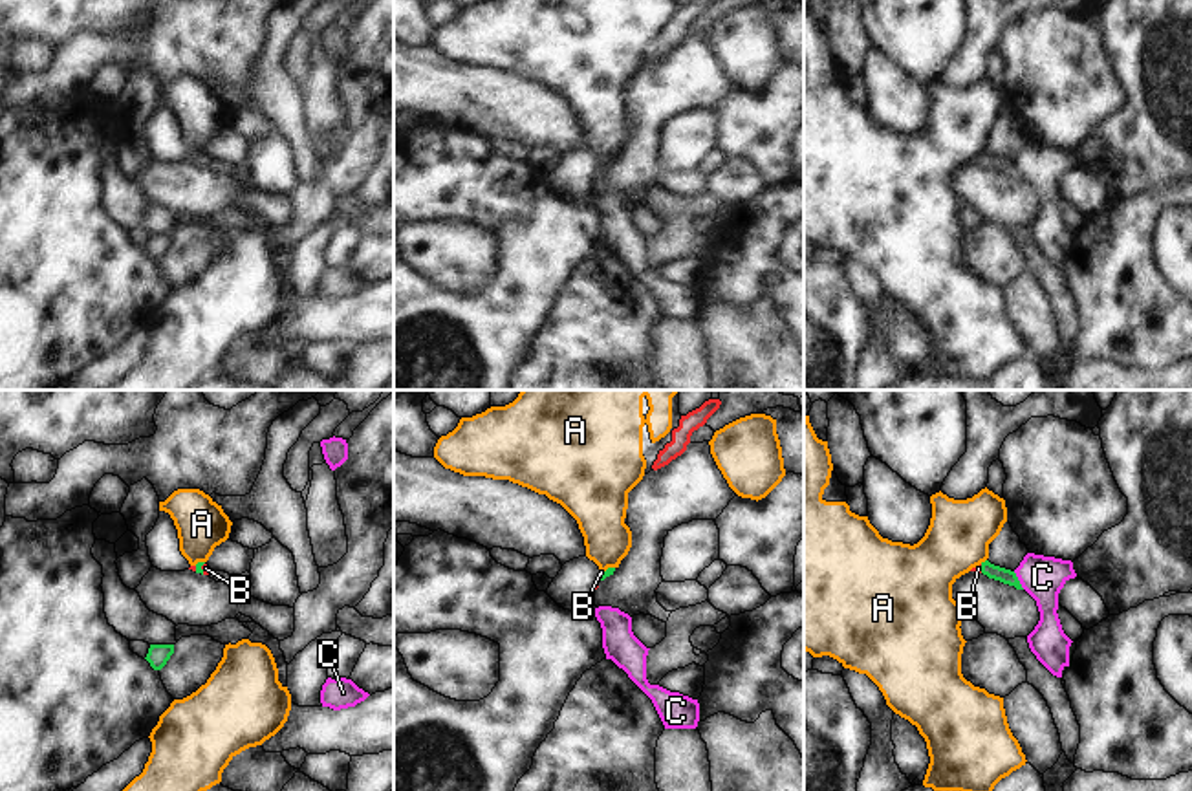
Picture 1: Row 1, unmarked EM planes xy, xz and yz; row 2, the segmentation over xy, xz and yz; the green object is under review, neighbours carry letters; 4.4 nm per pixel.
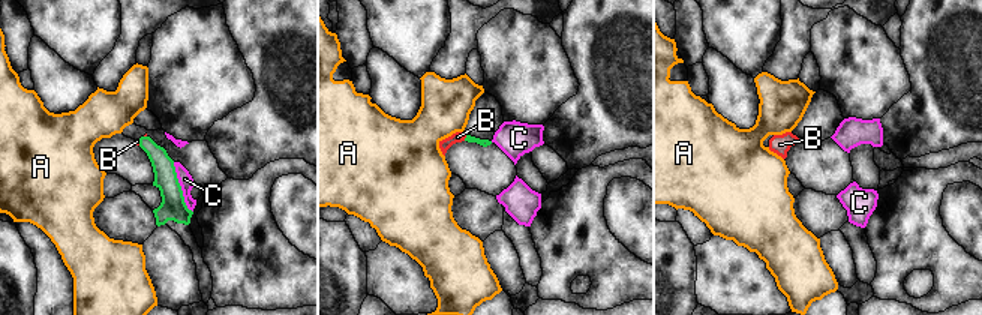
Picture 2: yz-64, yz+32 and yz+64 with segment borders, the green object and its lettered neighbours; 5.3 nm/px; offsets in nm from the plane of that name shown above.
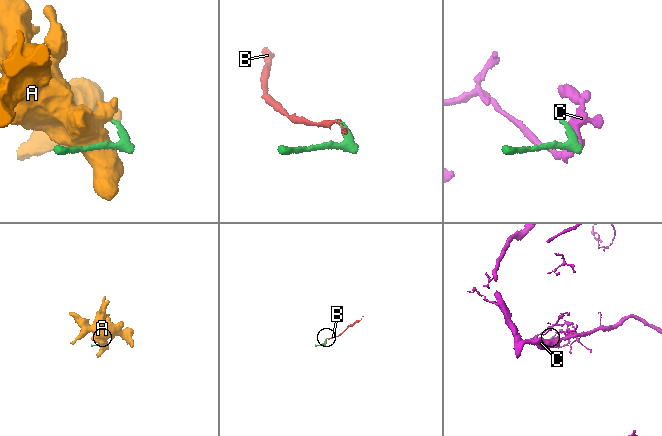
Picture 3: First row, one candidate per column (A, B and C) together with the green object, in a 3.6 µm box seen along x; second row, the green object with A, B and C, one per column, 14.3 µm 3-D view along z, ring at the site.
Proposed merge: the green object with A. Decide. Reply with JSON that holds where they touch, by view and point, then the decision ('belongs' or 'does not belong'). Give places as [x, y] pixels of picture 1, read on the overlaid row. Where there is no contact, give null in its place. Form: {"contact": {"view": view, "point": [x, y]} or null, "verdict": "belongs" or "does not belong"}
{"contact": {"view": "yz", "point": [982, 563]}, "verdict": "does not belong"}

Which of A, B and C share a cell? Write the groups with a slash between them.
A / B / C

